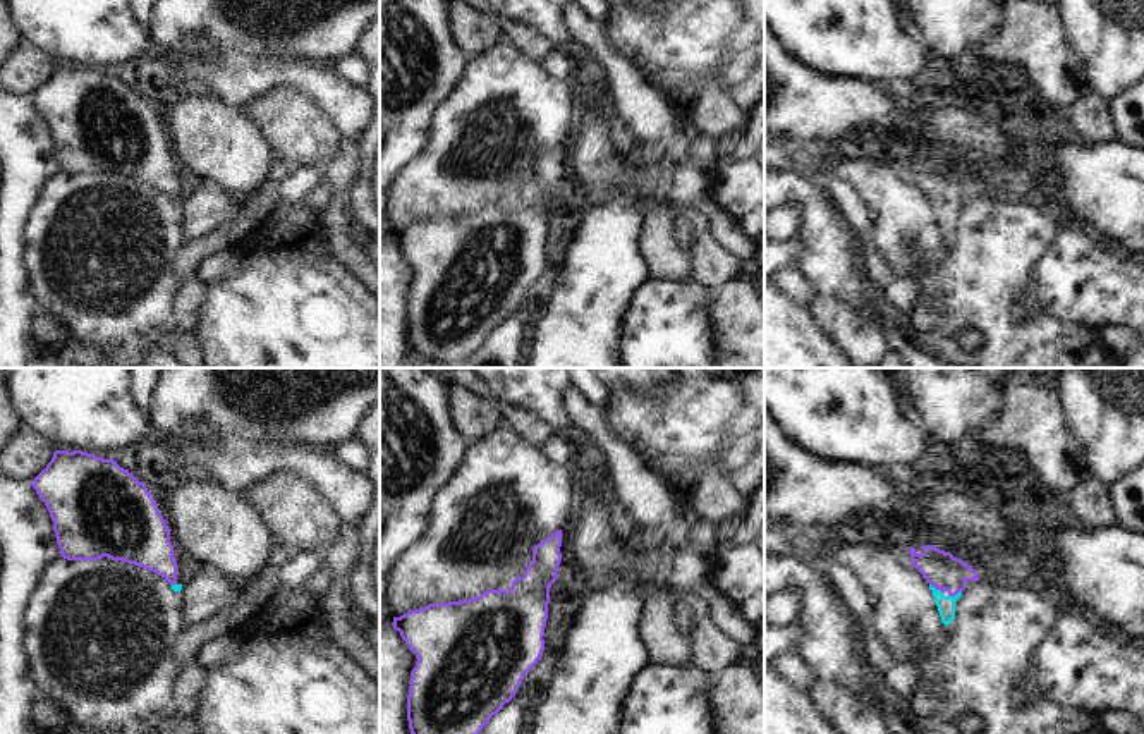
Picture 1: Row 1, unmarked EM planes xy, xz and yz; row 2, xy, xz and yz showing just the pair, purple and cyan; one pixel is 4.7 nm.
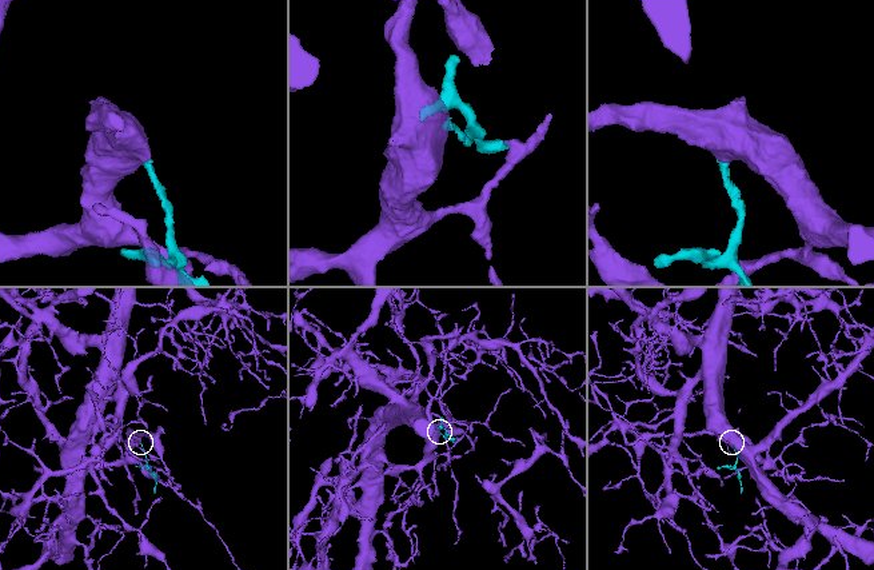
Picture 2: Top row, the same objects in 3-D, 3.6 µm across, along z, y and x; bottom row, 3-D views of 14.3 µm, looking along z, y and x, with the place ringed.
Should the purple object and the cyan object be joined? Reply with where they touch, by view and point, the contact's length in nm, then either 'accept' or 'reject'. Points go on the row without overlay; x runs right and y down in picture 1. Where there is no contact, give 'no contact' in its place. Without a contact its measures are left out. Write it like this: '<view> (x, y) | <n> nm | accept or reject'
yz (935, 201) | 70 nm | accept

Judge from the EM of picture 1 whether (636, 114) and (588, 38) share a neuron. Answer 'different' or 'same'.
same

